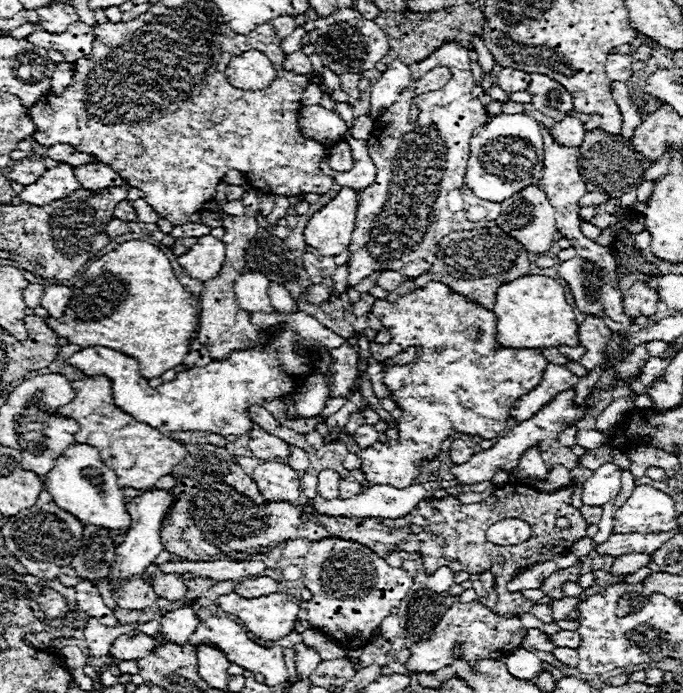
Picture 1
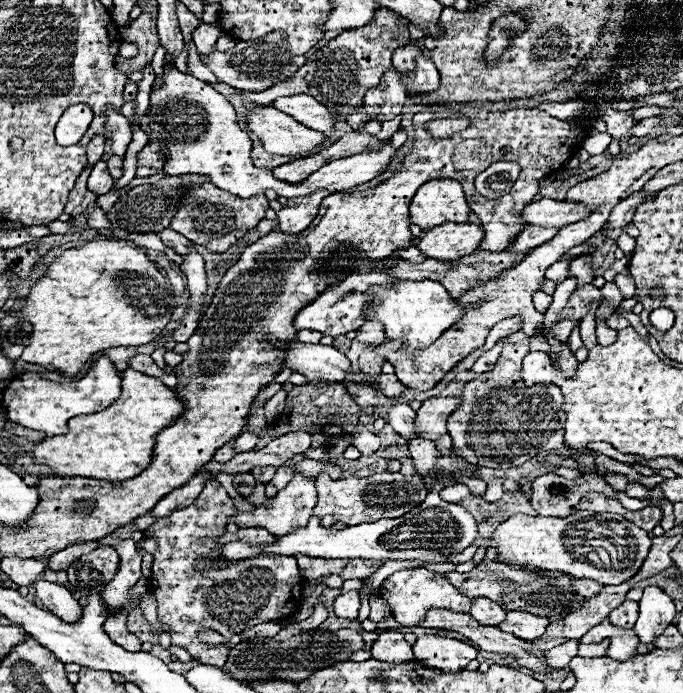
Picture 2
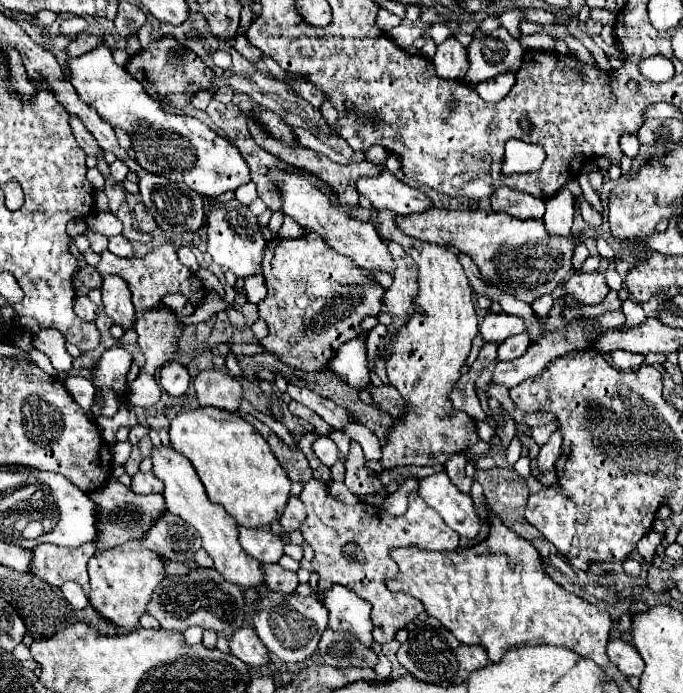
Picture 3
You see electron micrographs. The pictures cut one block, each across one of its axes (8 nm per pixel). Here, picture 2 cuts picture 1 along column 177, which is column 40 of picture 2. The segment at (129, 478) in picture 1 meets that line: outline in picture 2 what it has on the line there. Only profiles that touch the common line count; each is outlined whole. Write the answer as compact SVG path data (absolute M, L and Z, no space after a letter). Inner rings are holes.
M126 368L122 372L120 398L90 416L76 416L68 422L68 432L38 442L30 454L38 464L54 470L54 476L84 476L94 480L120 482L138 476L152 460L152 446L156 434L172 424L184 412L184 404L176 398L174 390L166 388L158 378Z

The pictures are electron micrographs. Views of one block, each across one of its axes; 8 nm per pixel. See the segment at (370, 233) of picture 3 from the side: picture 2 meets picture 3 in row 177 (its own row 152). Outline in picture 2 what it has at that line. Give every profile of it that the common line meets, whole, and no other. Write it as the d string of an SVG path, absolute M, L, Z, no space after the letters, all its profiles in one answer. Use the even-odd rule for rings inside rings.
M252 106L244 118L248 130L262 140L262 146L270 154L304 156L326 140L324 134L306 128L272 106Z

